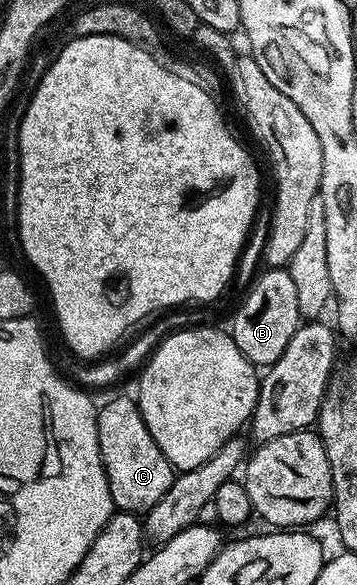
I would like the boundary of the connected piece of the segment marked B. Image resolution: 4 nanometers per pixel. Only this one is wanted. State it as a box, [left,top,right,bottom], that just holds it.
[229,268,300,366]

